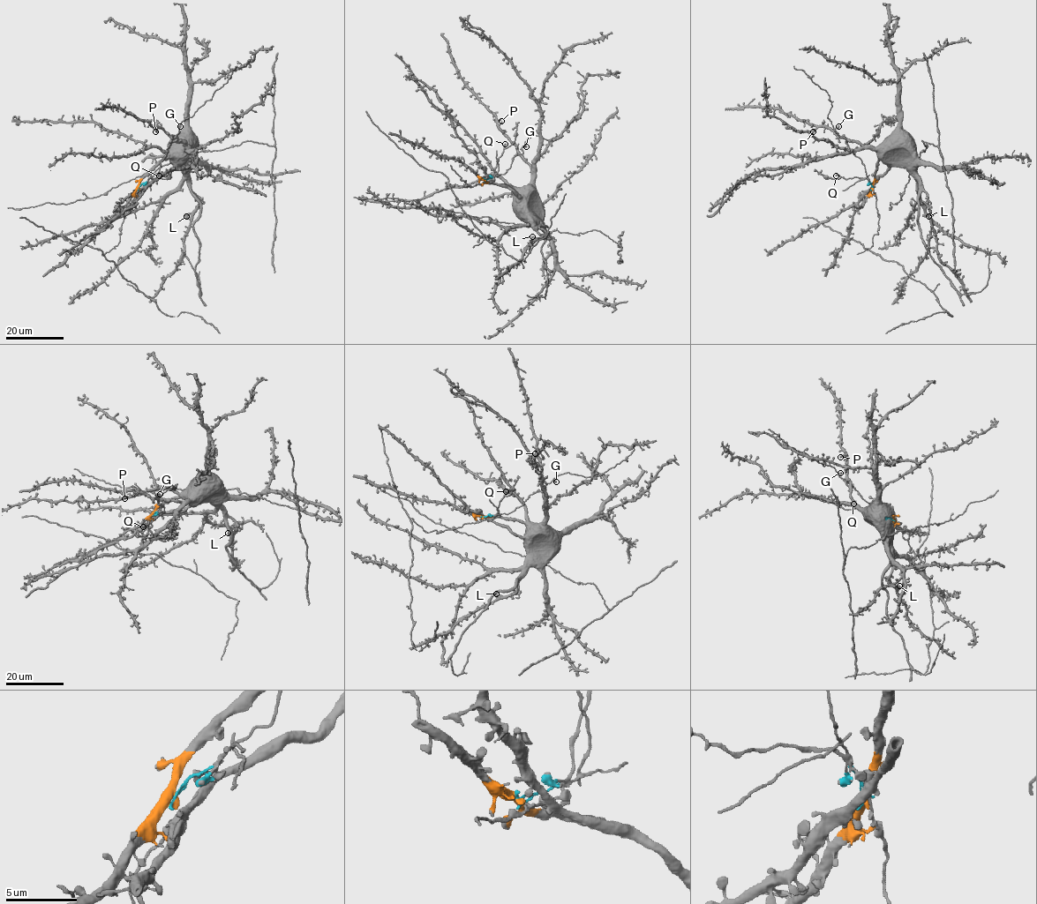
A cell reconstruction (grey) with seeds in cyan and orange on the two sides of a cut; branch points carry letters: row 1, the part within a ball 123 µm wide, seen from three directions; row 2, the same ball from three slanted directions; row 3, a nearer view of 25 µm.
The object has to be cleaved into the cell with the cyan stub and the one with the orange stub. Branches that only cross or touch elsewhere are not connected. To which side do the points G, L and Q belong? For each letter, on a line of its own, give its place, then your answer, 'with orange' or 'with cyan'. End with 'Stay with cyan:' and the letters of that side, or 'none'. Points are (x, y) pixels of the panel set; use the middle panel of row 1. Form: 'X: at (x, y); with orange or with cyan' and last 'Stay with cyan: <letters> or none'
G: at (526, 146); with cyan
L: at (532, 236); with orange
Q: at (505, 144); with cyan
Stay with cyan: G, Q

